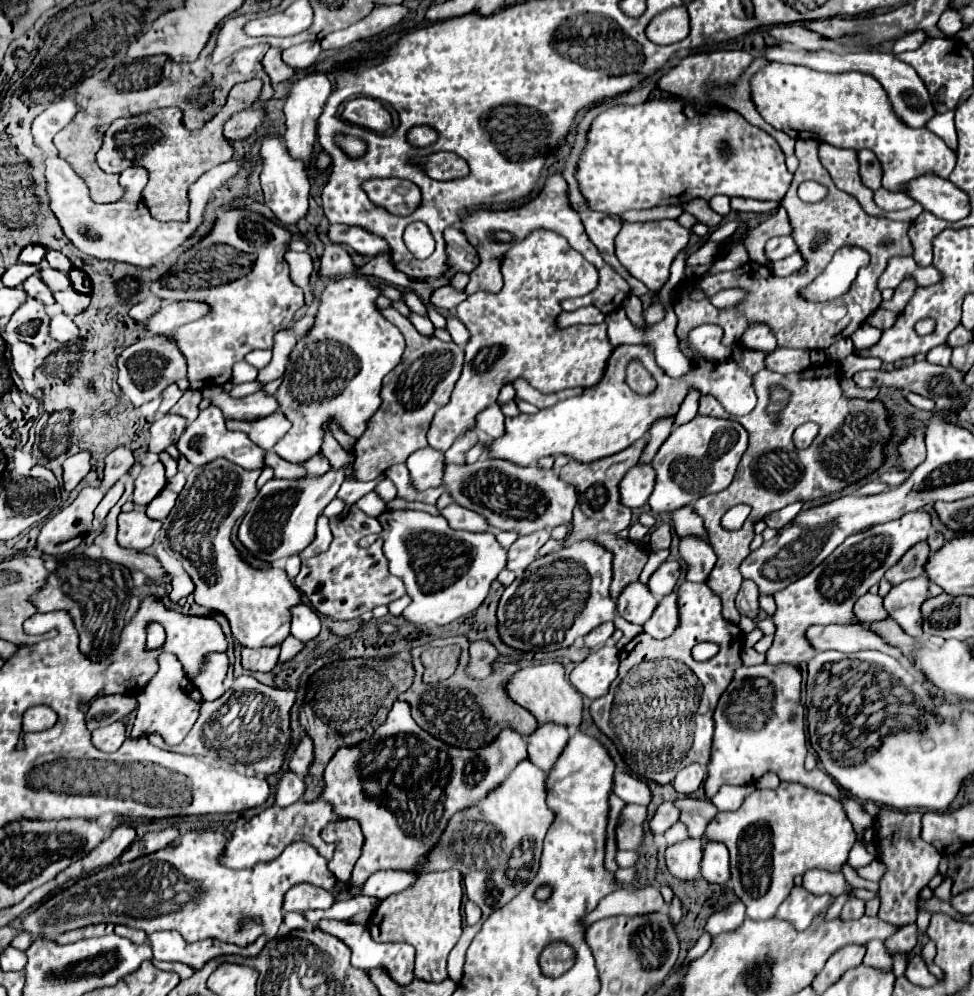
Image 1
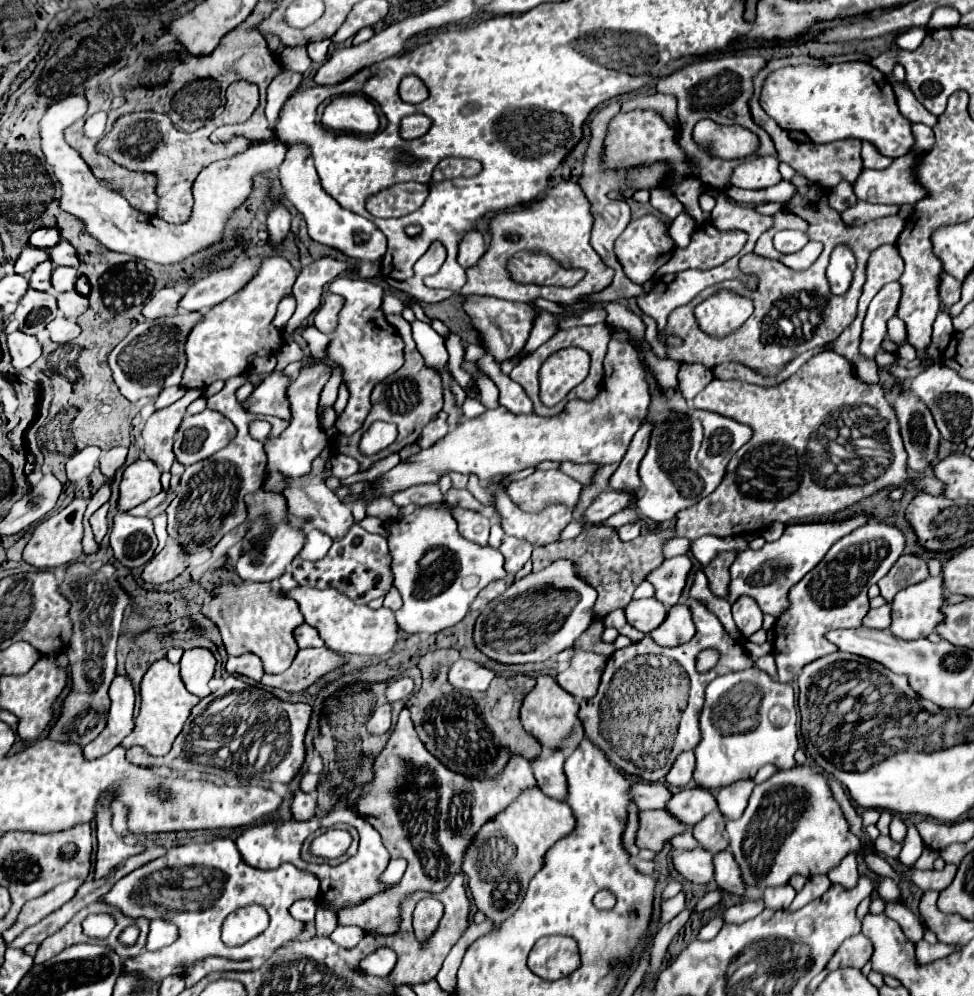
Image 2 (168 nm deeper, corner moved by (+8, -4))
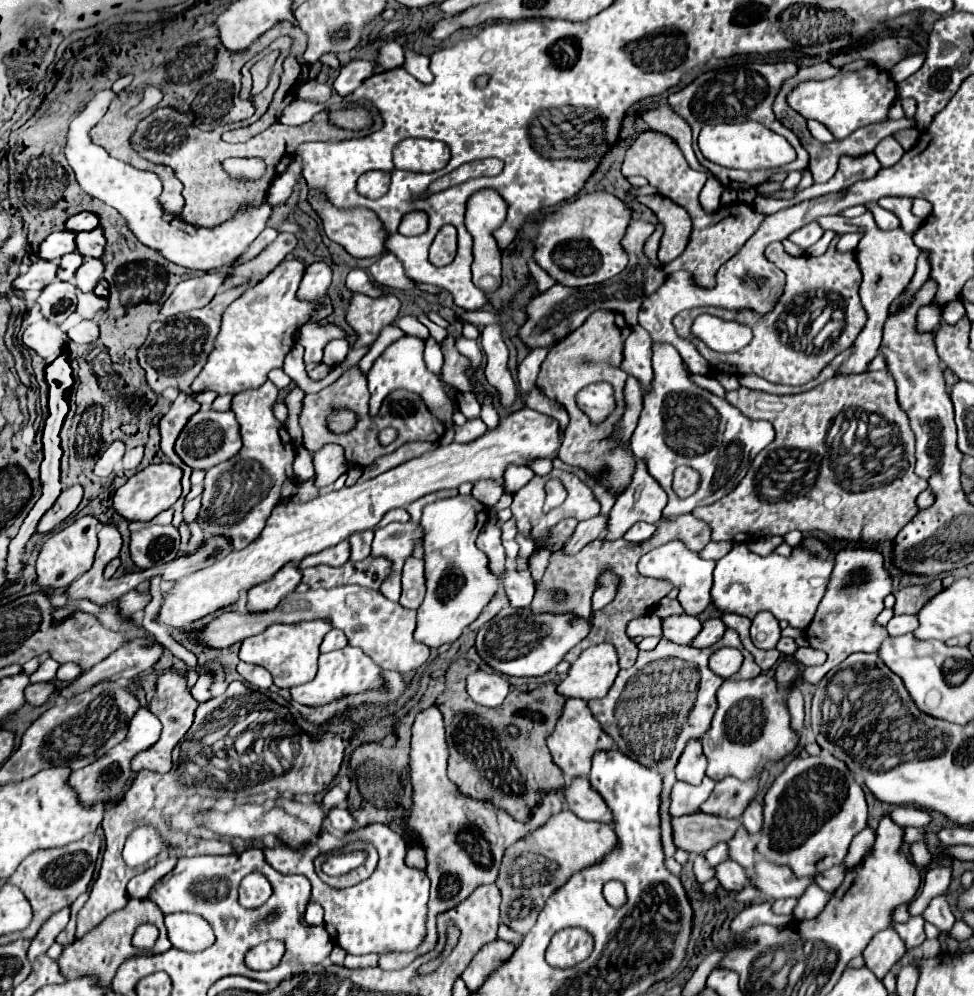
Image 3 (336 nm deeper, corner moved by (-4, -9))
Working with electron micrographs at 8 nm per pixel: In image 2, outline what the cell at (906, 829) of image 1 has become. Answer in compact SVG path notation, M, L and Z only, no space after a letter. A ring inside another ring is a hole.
M924 849L924 853L922 853L920 859L916 861L916 869L932 869L932 865L934 865L936 859L938 859L938 851Z

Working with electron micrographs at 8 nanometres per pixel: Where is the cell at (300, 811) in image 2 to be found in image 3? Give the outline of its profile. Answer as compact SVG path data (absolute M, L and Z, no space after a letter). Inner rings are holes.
M334 806L330 810L326 810L326 818L334 824L336 830L342 830L342 832L348 832L354 824L350 812L346 810L346 806Z

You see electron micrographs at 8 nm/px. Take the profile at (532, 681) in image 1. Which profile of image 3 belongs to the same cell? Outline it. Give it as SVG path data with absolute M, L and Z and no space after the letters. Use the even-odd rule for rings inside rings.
M566 698L564 700L562 714L556 722L556 728L546 738L546 744L548 744L548 750L554 758L554 763L558 764L558 768L564 774L566 782L572 780L574 776L588 776L590 760L592 760L594 752L596 750L610 750L614 746L612 738L600 728L600 724L596 724L592 712L588 712L586 702L578 700L578 698Z

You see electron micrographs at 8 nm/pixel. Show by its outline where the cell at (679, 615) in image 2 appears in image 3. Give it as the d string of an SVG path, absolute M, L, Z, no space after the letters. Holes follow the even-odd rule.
M708 618L708 620L702 622L700 634L690 642L690 646L692 646L692 648L706 648L706 646L710 646L712 642L720 640L720 636L724 634L724 630L726 630L726 626L722 624L720 618Z

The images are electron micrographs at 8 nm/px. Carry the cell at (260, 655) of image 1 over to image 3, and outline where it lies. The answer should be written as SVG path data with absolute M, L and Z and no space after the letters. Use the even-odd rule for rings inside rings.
M240 662L240 664L238 664L238 674L240 674L246 682L250 682L250 684L254 684L254 686L260 686L260 688L270 688L270 686L272 686L272 676L270 676L270 672L268 672L266 668L262 668L262 666Z

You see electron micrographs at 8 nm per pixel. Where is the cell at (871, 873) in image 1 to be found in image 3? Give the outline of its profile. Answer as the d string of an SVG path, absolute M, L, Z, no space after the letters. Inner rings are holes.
M936 896L930 900L930 904L926 906L926 910L922 912L922 918L930 924L934 924L938 930L942 932L948 932L954 922L956 922L956 916L952 912L952 908L948 906L946 898L944 896Z

